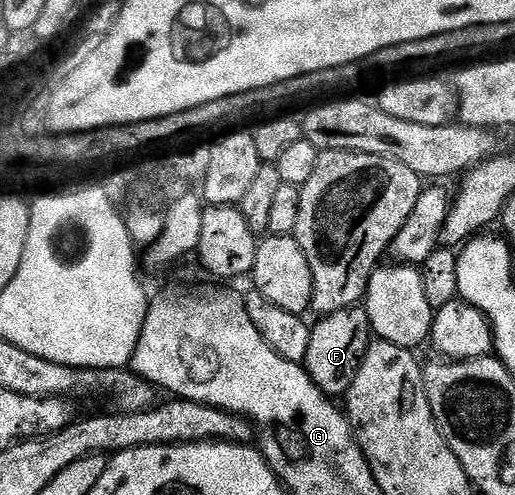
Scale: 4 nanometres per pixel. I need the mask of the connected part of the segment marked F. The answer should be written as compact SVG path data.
M351 308L335 314L328 314L313 323L308 342L308 356L305 368L308 376L329 398L341 399L352 388L352 380L356 380L356 372L360 372L360 364L368 352L372 341L370 321L365 309Z

